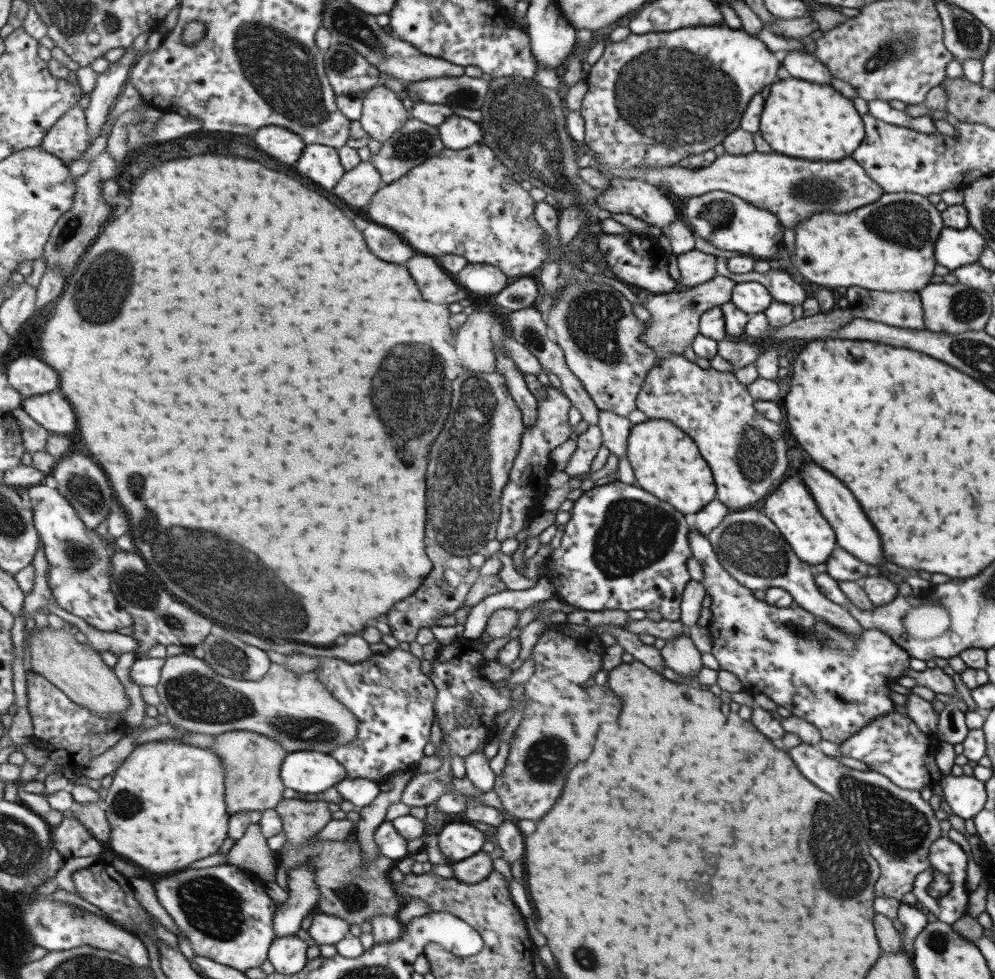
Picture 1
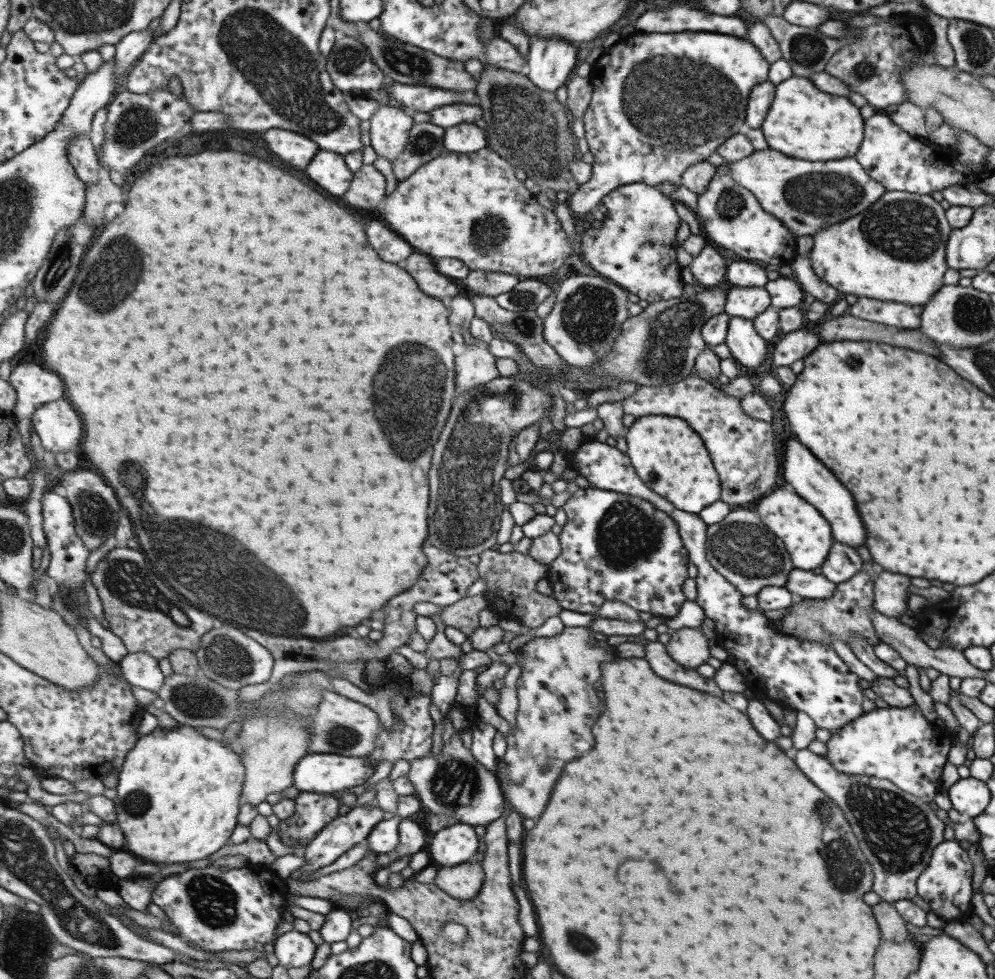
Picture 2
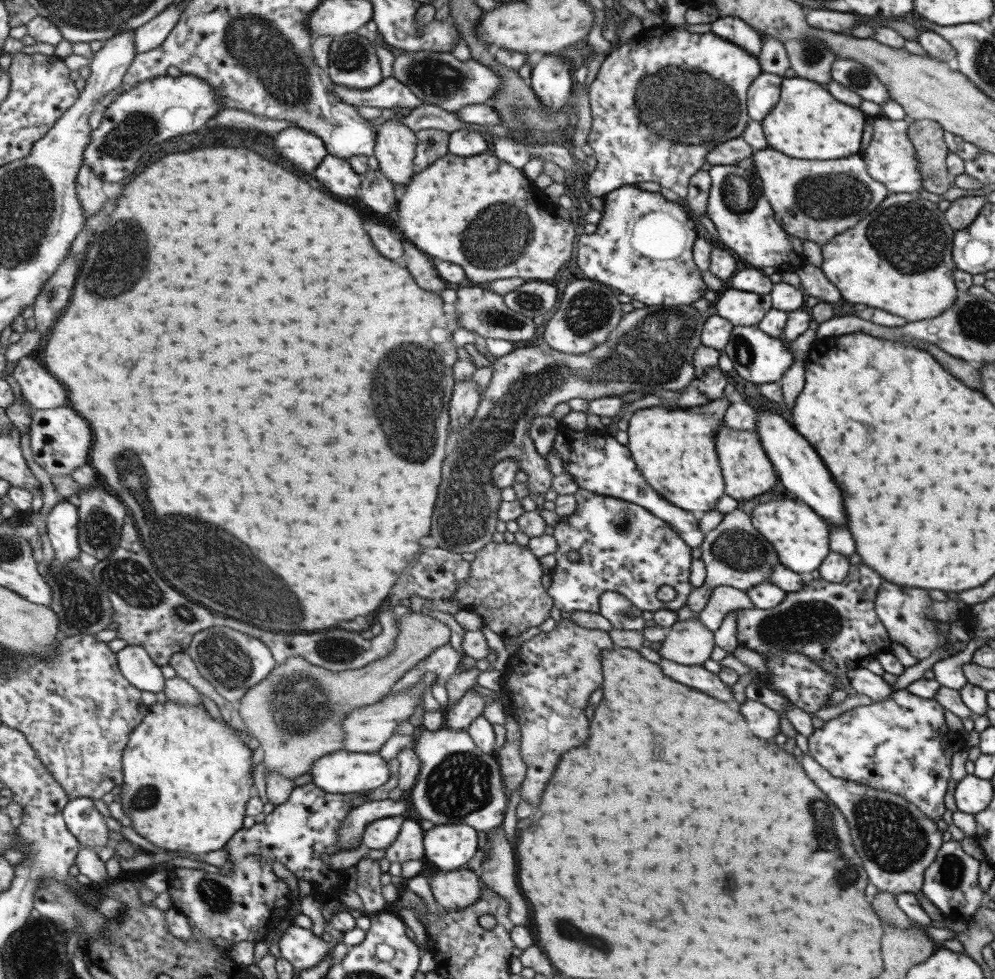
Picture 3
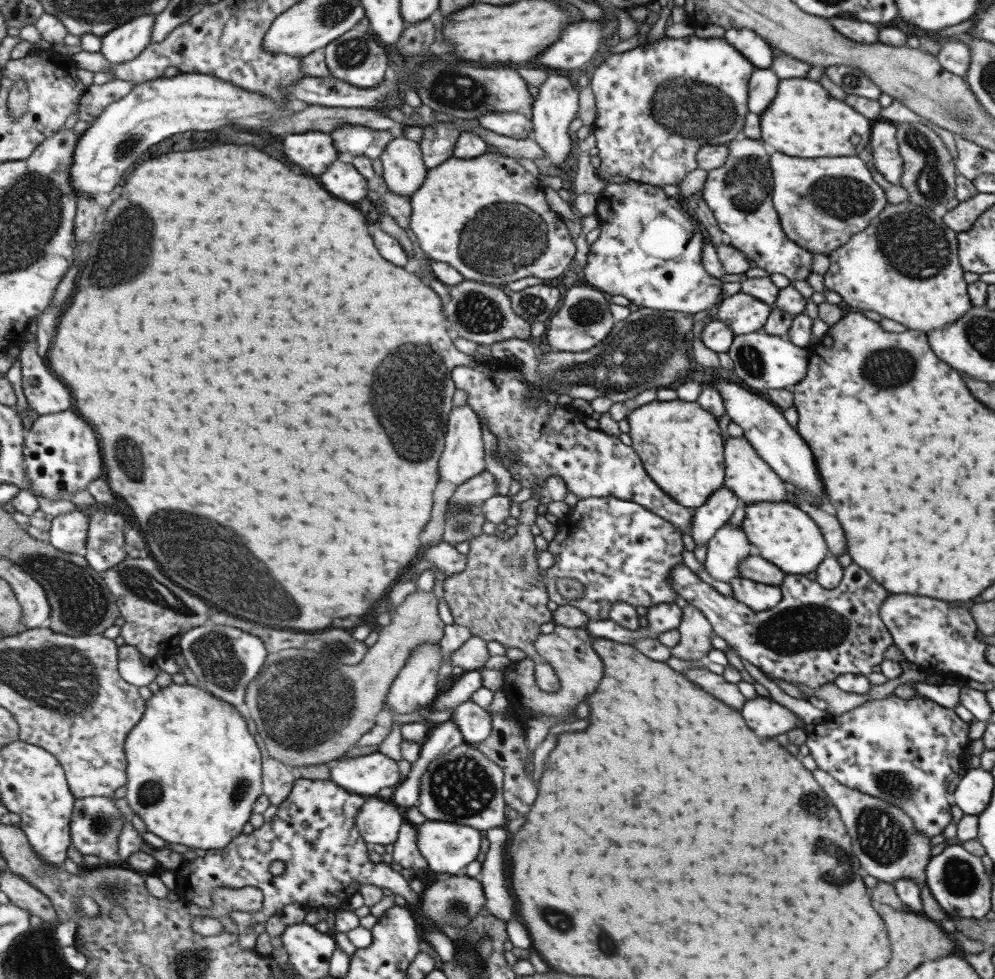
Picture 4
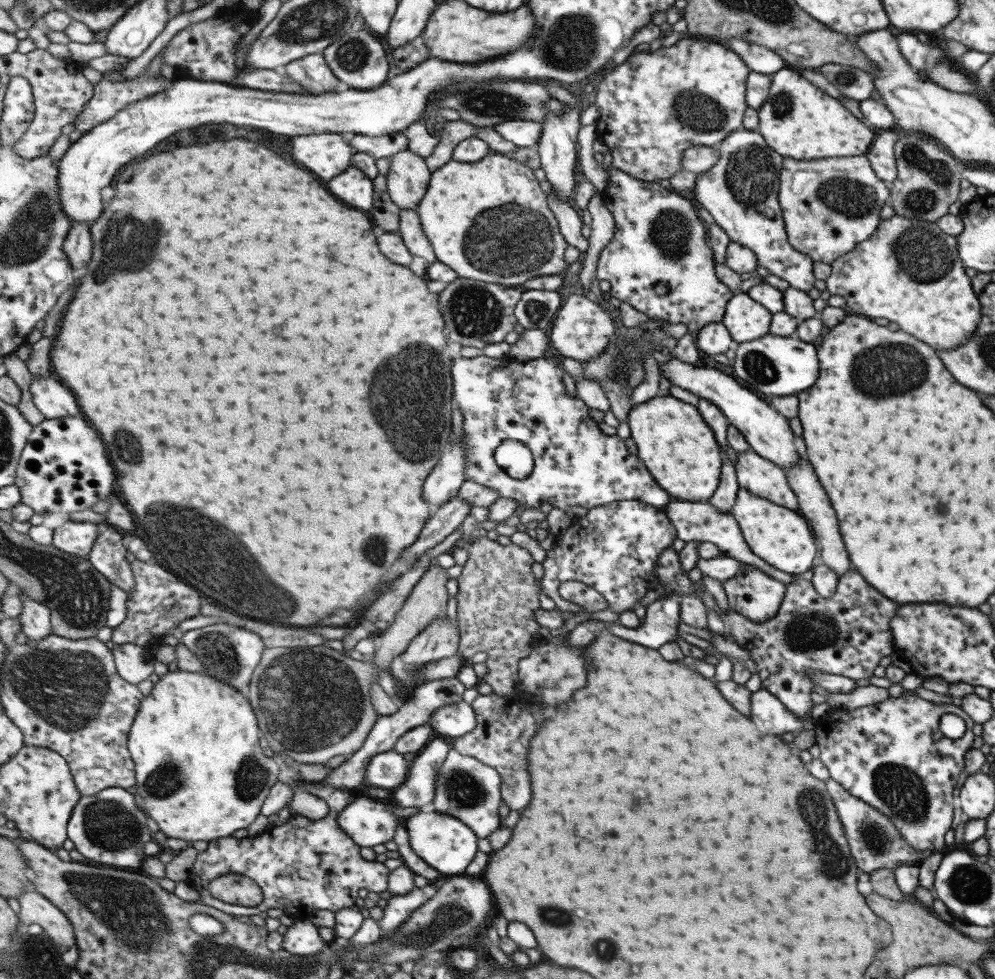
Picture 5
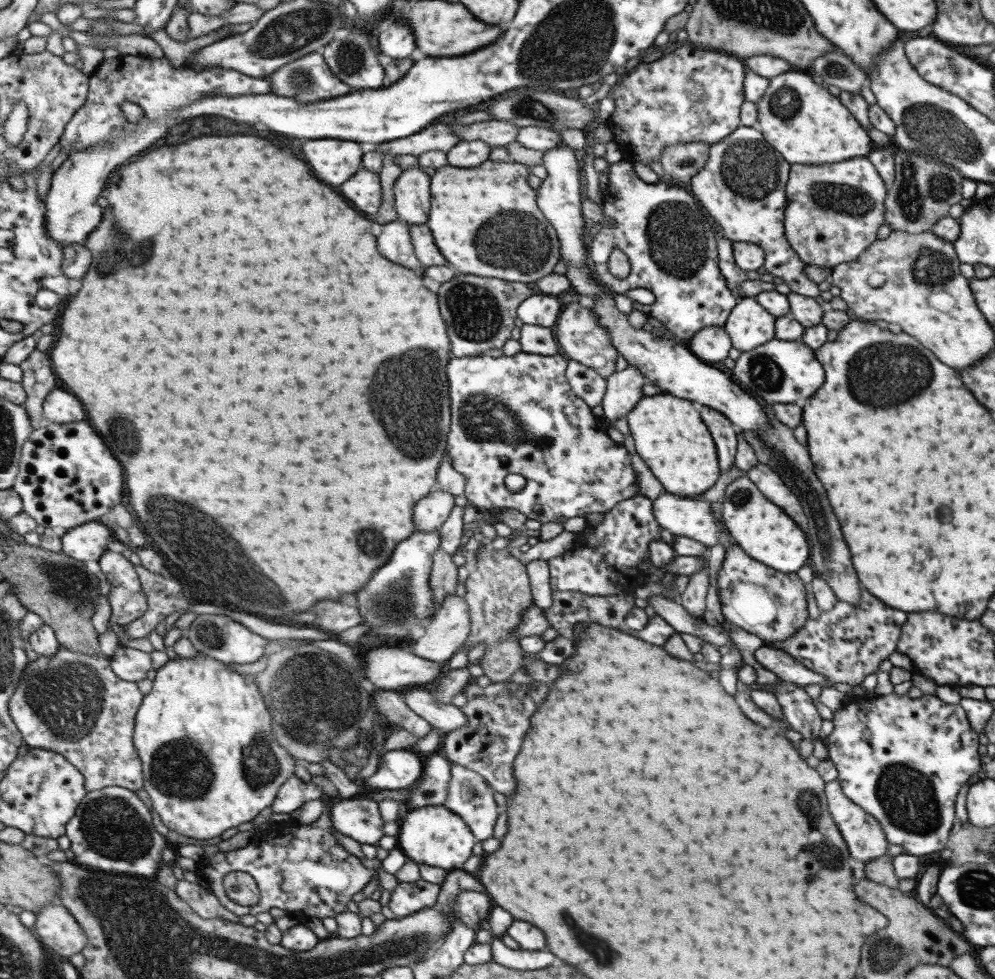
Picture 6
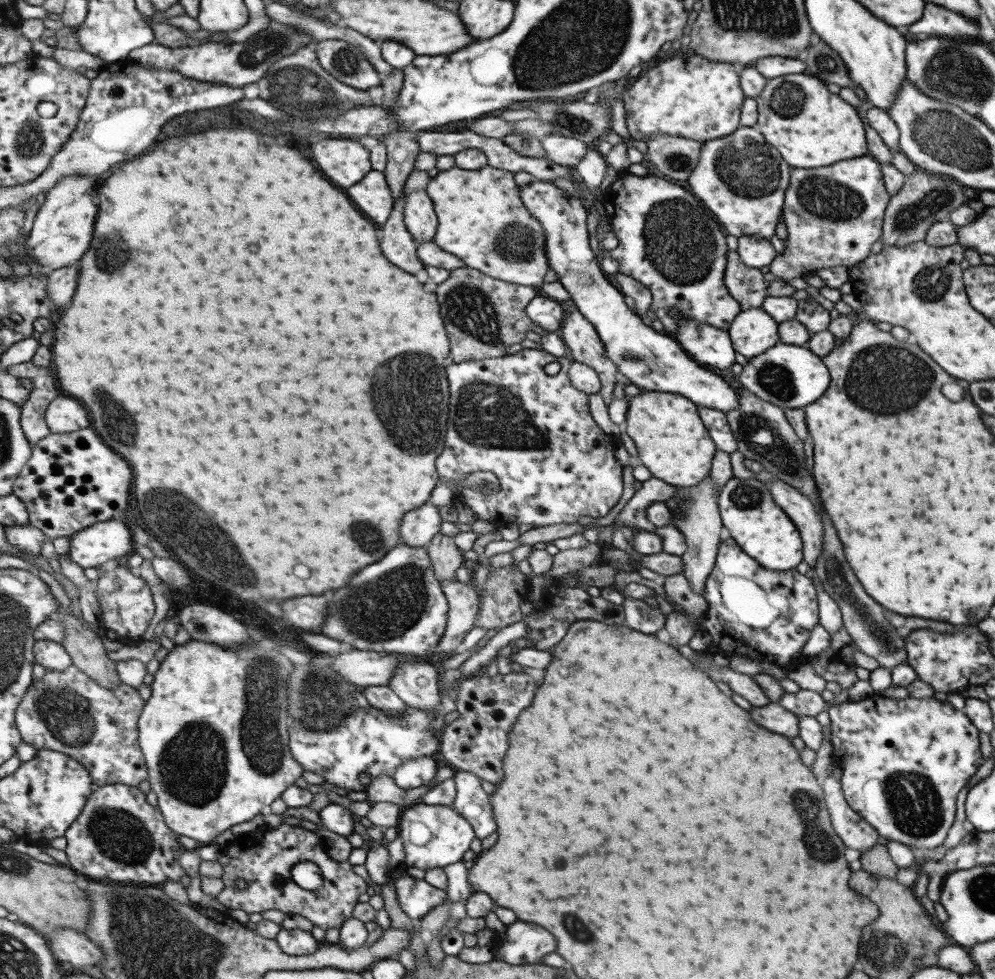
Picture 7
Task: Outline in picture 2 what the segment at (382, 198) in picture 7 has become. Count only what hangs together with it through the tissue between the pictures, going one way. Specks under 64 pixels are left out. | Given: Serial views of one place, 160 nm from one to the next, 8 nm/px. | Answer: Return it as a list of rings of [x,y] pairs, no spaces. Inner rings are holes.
[[[320,150],[309,164],[307,174],[331,194],[343,196],[350,189],[354,179],[354,172],[349,168],[345,157],[346,155],[336,152]]]

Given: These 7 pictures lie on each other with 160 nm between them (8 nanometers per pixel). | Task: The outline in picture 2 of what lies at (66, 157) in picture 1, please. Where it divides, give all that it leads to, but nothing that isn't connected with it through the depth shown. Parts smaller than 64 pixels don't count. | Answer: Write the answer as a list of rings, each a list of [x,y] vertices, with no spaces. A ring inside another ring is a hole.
[[[80,134],[72,140],[70,160],[85,184],[94,184],[100,175],[100,158],[90,134]]]

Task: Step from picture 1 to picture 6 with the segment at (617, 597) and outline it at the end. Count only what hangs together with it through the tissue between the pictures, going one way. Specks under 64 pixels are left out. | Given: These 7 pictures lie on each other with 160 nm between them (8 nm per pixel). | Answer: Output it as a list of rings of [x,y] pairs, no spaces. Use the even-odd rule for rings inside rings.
[[[639,494],[618,502],[613,508],[602,514],[602,521],[591,527],[591,533],[576,533],[575,545],[561,556],[546,560],[549,571],[549,584],[552,591],[582,592],[589,596],[615,596],[615,594],[633,594],[635,588],[643,586],[648,580],[643,571],[637,568],[640,560],[648,558],[648,542],[659,540],[660,526],[653,517],[652,501]]]

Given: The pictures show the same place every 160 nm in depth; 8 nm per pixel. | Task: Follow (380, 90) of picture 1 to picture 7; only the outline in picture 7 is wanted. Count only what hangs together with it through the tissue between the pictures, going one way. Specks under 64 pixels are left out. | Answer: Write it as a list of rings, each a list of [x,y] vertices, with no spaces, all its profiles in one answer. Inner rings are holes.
[[[414,190],[405,203],[405,222],[418,243],[435,240],[440,220],[426,190]]]

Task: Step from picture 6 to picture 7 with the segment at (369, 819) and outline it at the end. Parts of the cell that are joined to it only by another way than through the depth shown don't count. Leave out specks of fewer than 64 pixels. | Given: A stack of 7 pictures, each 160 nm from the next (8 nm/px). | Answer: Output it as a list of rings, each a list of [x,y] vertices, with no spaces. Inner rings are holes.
[[[331,803],[329,806],[319,811],[321,823],[325,828],[340,834],[349,836],[355,832],[355,822],[365,814],[365,804],[355,804],[348,809],[337,803]]]

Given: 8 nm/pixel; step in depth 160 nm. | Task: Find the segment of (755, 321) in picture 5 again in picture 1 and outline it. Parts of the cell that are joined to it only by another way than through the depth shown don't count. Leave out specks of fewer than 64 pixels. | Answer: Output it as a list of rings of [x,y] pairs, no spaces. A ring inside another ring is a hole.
[[[741,282],[733,285],[730,302],[746,315],[764,312],[772,298],[767,289],[758,282]]]

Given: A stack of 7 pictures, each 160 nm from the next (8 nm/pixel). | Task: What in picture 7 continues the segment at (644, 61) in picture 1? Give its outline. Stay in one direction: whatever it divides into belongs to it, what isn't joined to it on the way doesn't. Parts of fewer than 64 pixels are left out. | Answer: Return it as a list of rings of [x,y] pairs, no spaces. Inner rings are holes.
[[[686,50],[675,53],[671,59],[660,60],[623,89],[630,138],[645,142],[649,135],[666,134],[702,144],[731,134],[739,127],[740,106],[745,97],[740,89],[738,70],[737,65],[707,60]]]

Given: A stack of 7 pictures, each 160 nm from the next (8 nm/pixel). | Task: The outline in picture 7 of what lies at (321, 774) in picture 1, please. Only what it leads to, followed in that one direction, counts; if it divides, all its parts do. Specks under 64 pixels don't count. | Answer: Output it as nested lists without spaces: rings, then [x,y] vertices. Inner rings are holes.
[[[418,756],[402,764],[393,779],[395,784],[404,790],[436,785],[438,773],[437,762],[429,756]]]

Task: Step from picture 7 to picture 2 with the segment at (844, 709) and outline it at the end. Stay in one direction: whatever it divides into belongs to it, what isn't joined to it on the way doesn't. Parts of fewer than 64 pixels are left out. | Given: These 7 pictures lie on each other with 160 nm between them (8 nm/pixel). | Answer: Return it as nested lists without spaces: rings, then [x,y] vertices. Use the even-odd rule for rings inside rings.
[[[875,707],[869,712],[861,713],[856,719],[831,733],[825,743],[825,754],[822,756],[837,772],[861,774],[888,780],[894,786],[923,802],[931,802],[941,788],[940,776],[946,763],[947,751],[953,744],[952,734],[947,728],[938,727],[923,717],[918,707]]]

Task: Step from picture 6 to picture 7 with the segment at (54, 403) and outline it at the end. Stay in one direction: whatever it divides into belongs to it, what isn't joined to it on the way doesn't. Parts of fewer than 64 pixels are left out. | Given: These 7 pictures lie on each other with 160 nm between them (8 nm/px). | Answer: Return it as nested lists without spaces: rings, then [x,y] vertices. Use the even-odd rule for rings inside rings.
[[[59,396],[51,403],[46,413],[46,420],[55,434],[77,432],[93,426],[85,406],[70,396]]]

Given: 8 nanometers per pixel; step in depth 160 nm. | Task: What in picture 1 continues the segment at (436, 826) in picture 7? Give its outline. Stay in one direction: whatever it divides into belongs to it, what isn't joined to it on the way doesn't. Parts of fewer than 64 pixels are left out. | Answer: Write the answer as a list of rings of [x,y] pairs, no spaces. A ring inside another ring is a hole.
[[[463,821],[446,824],[437,835],[440,851],[448,863],[461,862],[483,850],[486,834]]]

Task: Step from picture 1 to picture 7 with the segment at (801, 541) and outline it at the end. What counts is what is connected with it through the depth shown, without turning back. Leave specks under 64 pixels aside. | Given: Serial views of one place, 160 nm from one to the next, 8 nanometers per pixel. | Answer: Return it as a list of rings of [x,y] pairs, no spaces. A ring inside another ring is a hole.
[[[732,476],[719,488],[718,512],[722,526],[747,556],[767,570],[788,571],[802,561],[801,540],[791,520],[773,502],[768,483]]]

